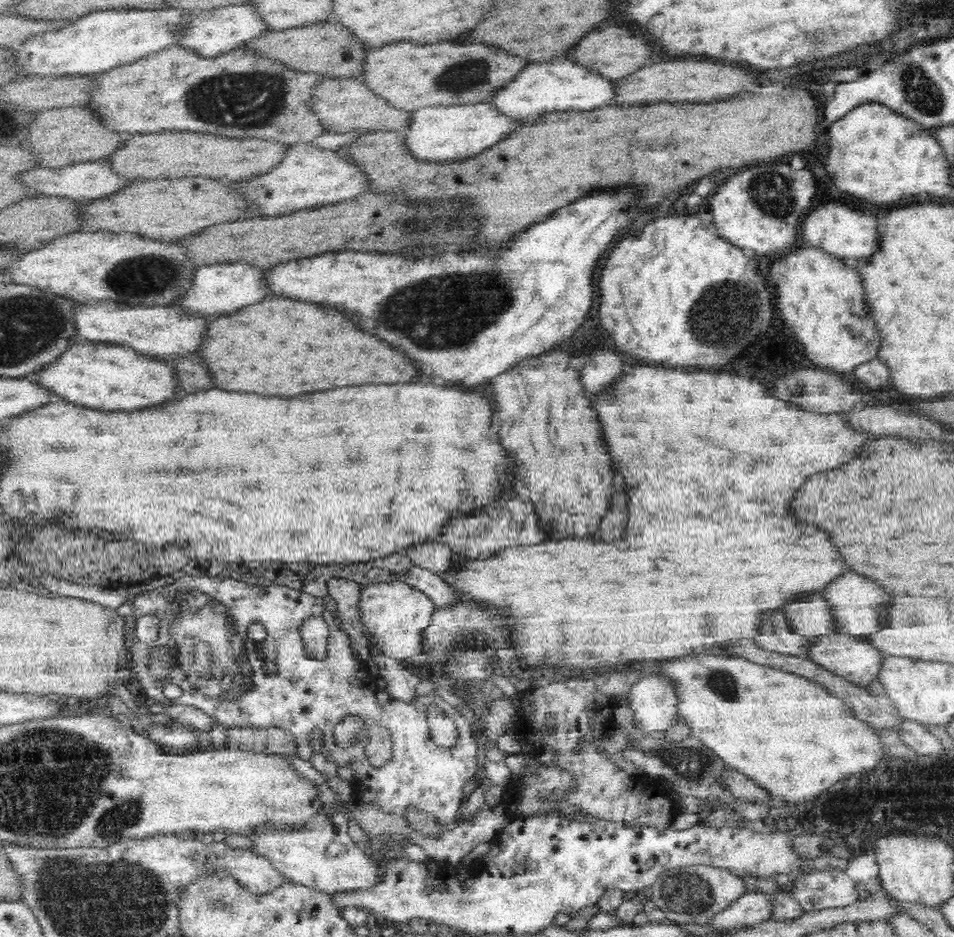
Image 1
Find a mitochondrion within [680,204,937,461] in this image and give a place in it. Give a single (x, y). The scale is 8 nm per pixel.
(727, 315)

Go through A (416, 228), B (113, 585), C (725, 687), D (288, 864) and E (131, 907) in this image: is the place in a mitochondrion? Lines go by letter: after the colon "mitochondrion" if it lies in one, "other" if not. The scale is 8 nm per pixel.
A: mitochondrion
B: other
C: mitochondrion
D: other
E: mitochondrion

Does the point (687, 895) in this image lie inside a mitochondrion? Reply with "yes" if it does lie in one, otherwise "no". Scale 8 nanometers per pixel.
yes

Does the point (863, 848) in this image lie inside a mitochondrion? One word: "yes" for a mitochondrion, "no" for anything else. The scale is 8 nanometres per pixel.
no

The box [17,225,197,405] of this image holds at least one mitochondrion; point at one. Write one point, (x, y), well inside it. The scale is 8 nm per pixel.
(135, 278)

